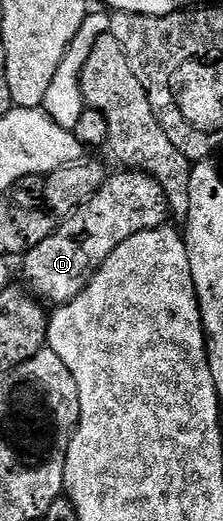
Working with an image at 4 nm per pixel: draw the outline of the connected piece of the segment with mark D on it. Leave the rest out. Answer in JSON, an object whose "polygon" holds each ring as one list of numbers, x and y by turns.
{"polygon":[[121,169,118,172,118,175,110,174,102,187,70,219,54,226,51,237,47,237,43,245,35,245,35,249,25,252,24,282,38,300,52,305,71,302,83,293,103,261,107,261,127,237,166,226,168,219,165,218,170,218,171,212,159,184,142,171]]}

